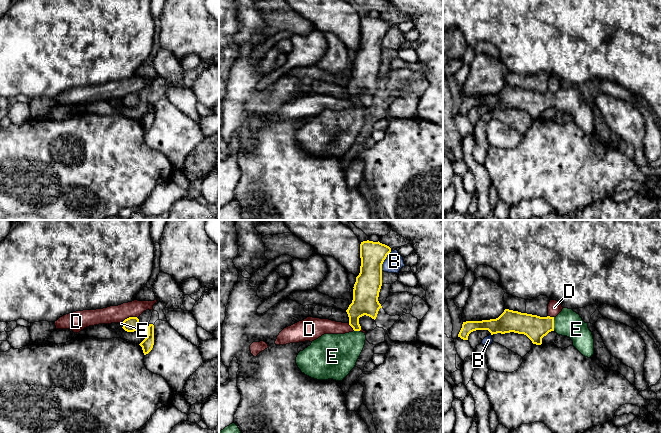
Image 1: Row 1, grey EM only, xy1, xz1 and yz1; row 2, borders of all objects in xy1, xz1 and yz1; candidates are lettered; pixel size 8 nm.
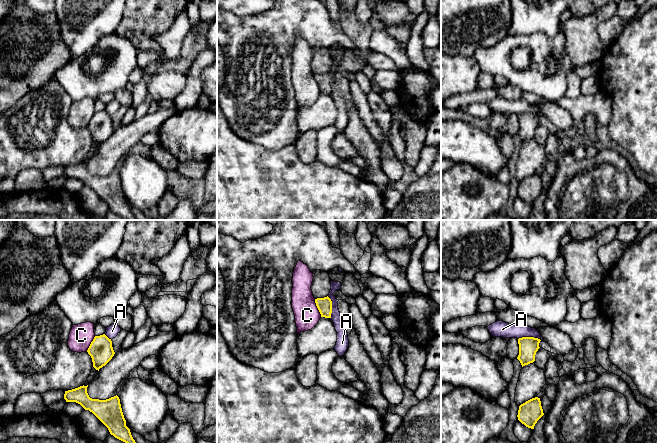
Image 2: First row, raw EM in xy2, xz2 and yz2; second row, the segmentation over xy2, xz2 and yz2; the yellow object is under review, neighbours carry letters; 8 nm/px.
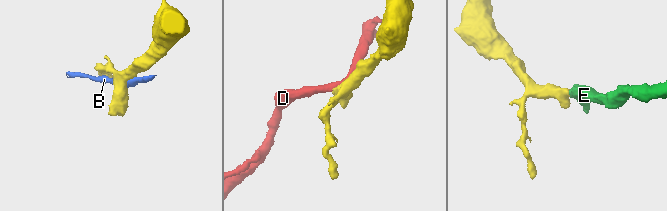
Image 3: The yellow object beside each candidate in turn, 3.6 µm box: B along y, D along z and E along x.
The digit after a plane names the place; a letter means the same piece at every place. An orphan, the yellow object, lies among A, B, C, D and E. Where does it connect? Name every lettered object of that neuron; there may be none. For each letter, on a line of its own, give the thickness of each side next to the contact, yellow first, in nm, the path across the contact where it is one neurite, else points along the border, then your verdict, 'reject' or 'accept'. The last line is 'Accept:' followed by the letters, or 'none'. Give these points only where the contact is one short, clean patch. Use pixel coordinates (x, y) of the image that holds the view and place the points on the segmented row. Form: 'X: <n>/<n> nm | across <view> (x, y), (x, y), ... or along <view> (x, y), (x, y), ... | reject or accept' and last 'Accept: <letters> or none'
A: 120/100 nm | along xz2 (327, 296), (331, 301), (330, 318) | reject
B: 220/150 nm | along xz1 (391, 251), (384, 260), (381, 270) | reject
C: 120/200 nm | along xz2 (314, 299), (321, 316) | reject
D: 120/140 nm | along xy1 (137, 317), (127, 317), (123, 321) | reject
E: 190/220 nm | accept
Accept: E

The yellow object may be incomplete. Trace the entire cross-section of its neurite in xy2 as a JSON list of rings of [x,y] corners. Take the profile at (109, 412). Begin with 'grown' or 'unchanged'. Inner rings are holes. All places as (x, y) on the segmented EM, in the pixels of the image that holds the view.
unchanged; [[[87,386],[65,391],[66,402],[76,402],[85,410],[92,412],[109,430],[115,438],[126,444],[136,444],[130,429],[126,426],[120,399],[116,395],[106,400],[92,399],[87,393]]]

